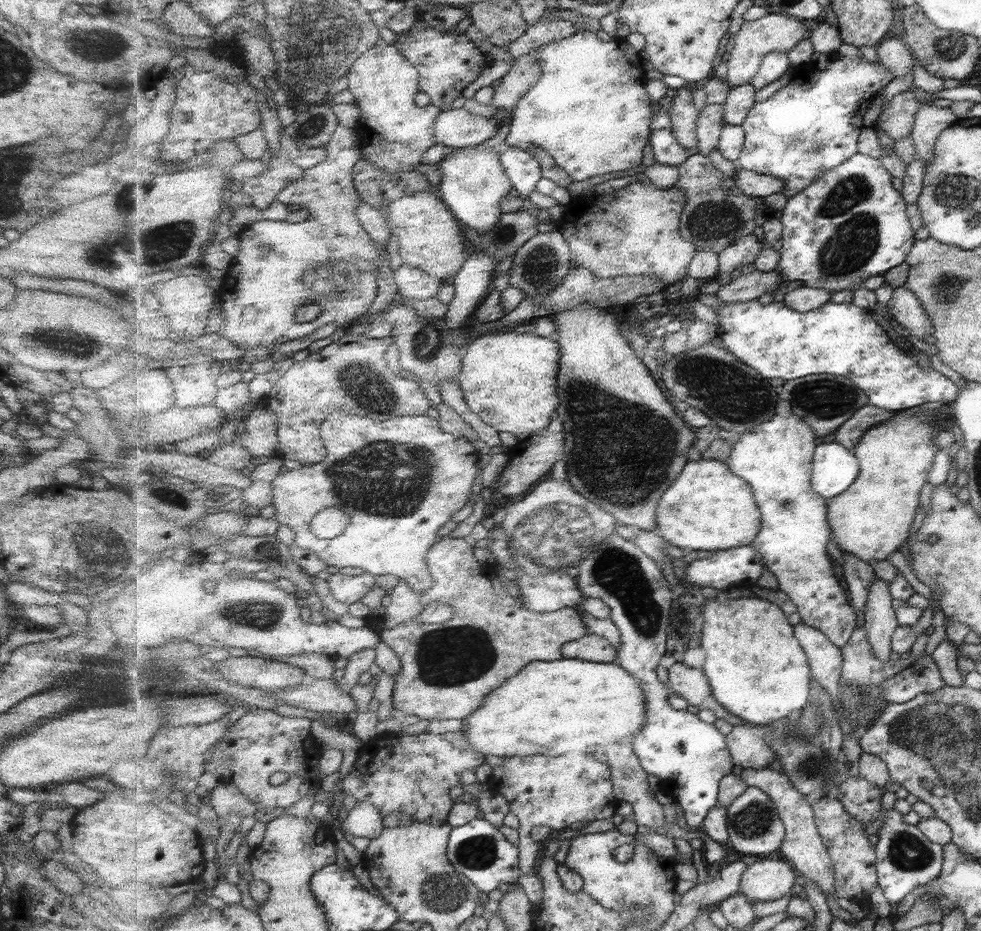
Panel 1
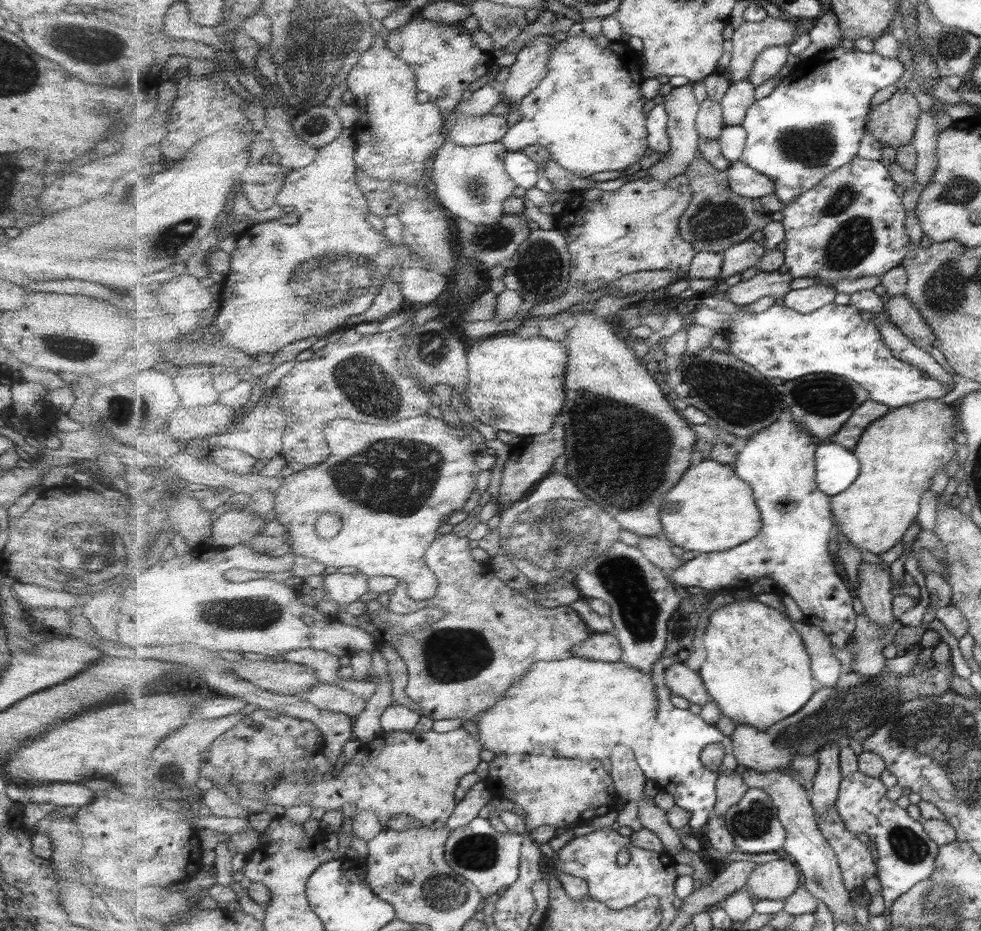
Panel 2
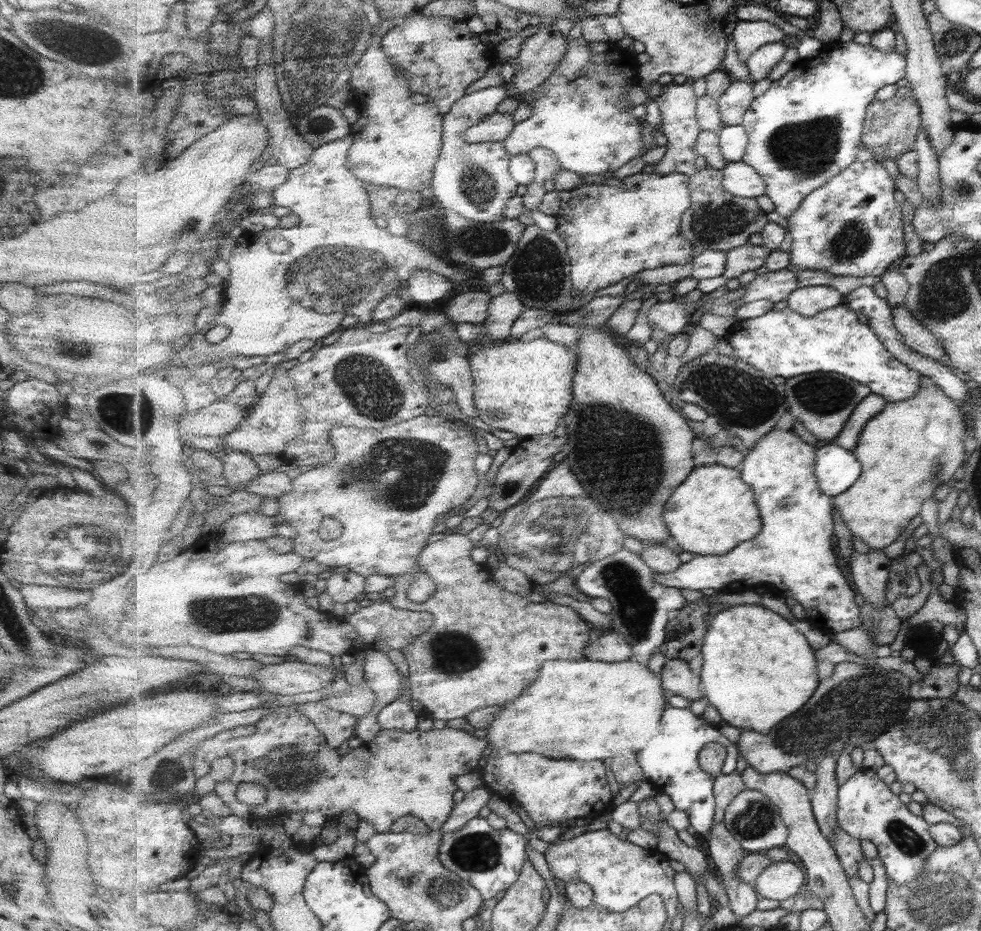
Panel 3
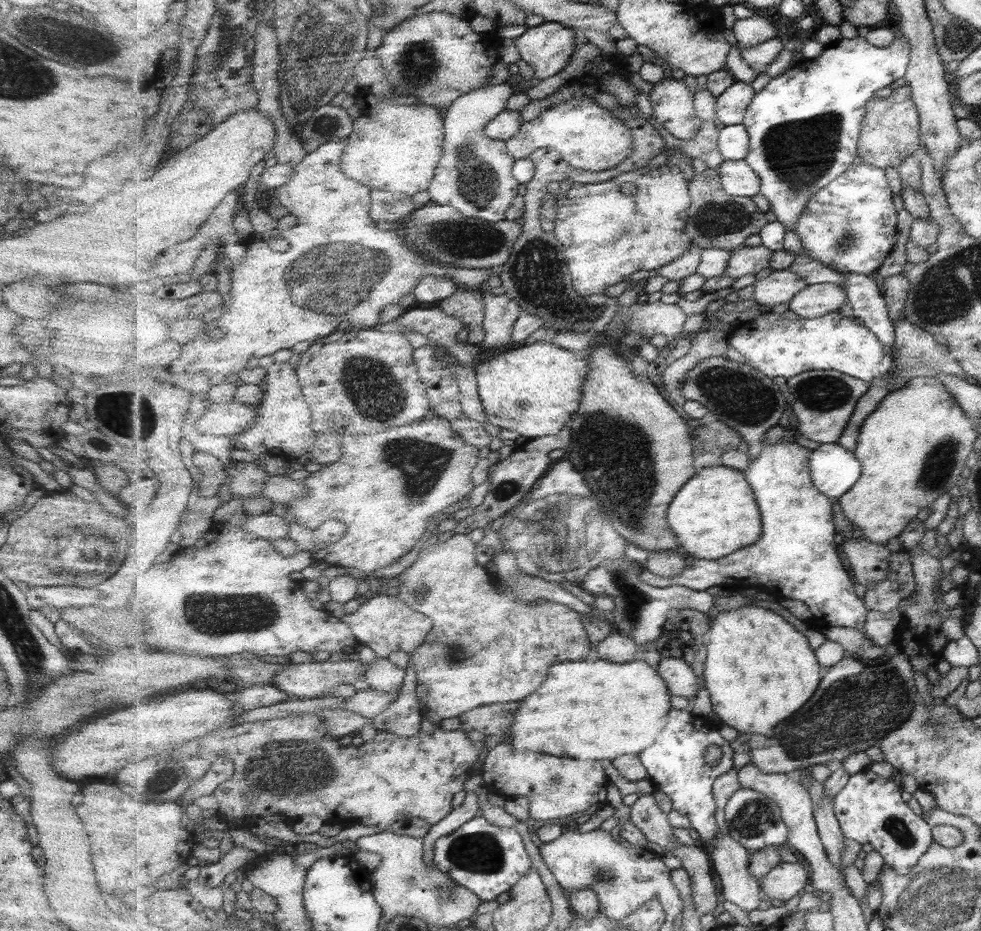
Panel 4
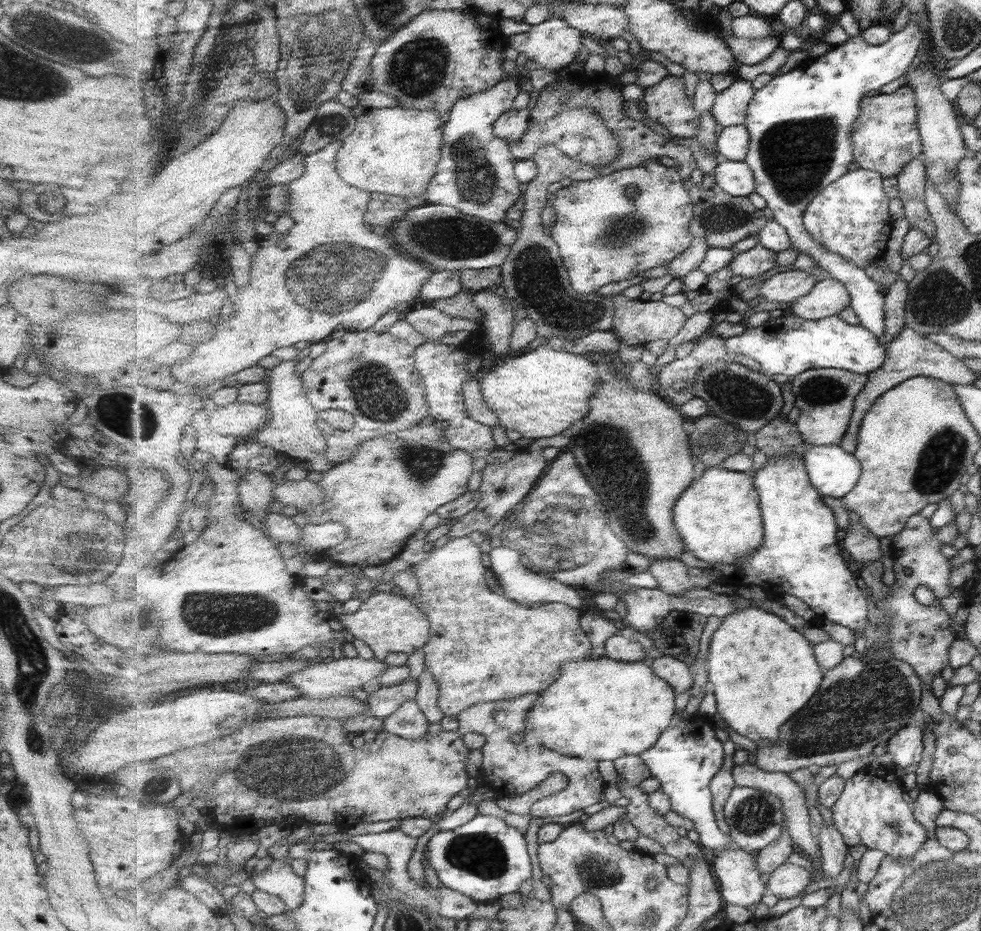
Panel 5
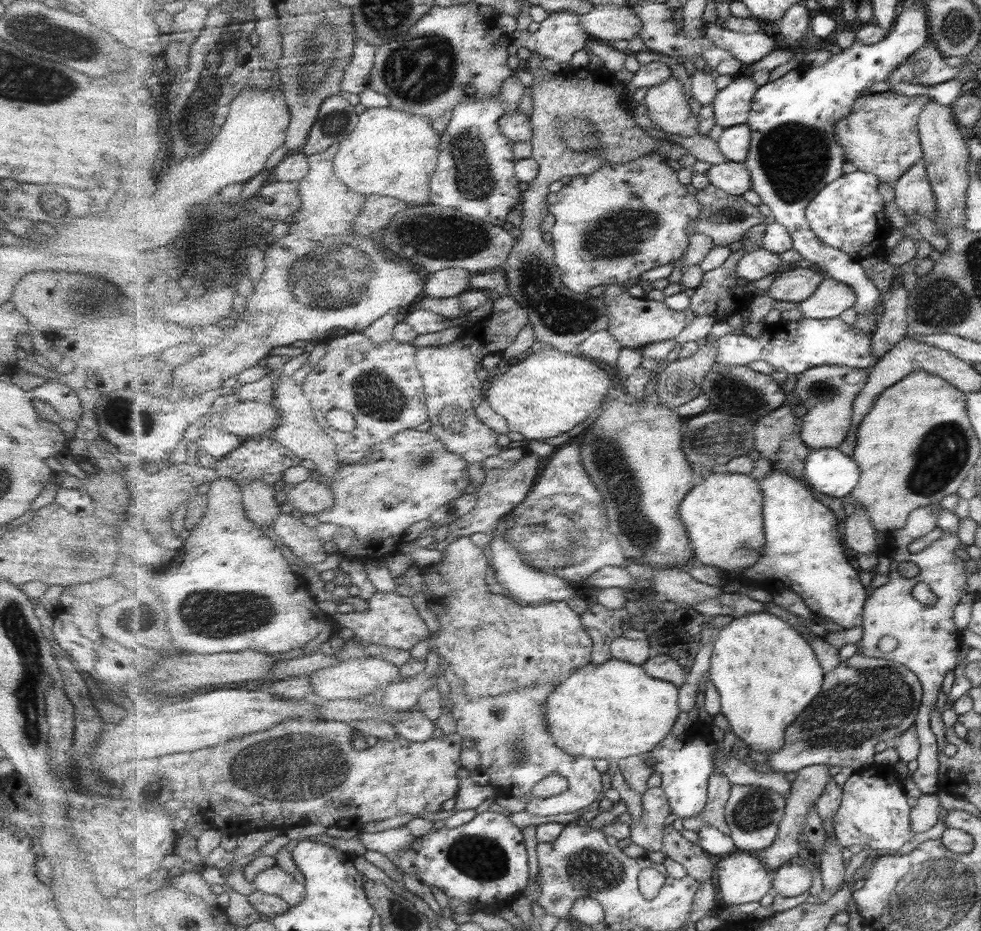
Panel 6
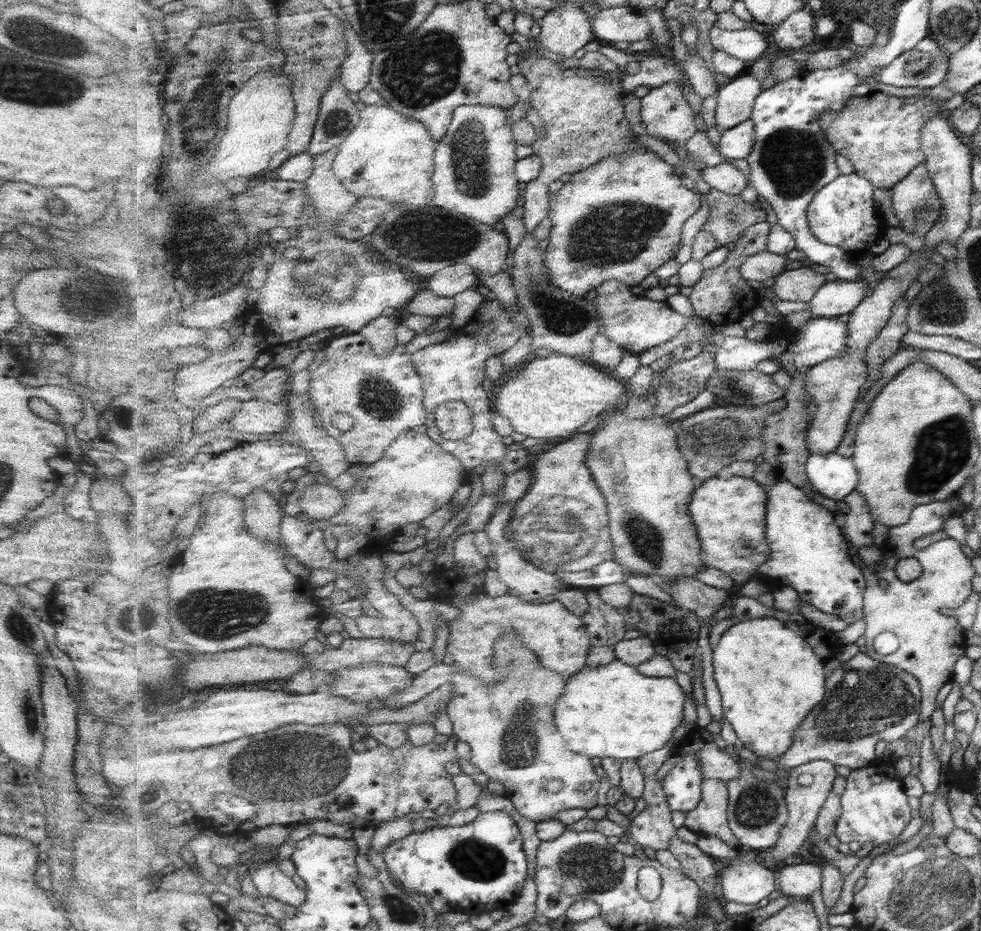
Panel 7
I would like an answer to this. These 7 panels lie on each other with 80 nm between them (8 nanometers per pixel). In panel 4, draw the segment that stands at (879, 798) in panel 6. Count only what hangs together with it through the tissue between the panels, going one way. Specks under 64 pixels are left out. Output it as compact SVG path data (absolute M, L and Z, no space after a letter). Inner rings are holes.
M864 770L851 775L847 786L834 798L834 809L846 838L870 844L884 856L887 865L905 876L928 852L935 838L933 826L915 814L901 794L900 785L877 776L871 770Z

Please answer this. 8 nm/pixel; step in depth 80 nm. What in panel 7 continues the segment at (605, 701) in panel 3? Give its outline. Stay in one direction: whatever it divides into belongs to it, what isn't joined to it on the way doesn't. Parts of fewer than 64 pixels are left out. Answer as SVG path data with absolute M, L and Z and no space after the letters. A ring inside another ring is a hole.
M615 661L598 668L586 668L571 677L561 695L561 706L555 707L556 725L569 746L579 754L591 758L615 758L615 760L633 760L650 752L661 750L675 742L675 730L683 724L685 710L685 690L677 684L675 678L653 678L643 675L637 667L622 661Z

